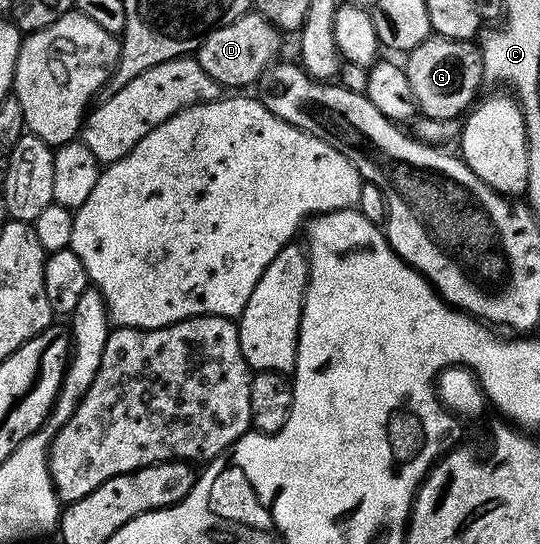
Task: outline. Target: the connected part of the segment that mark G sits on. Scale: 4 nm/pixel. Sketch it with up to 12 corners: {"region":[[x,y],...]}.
{"region":[[433,34],[408,51],[404,81],[426,119],[474,105],[476,41]]}

